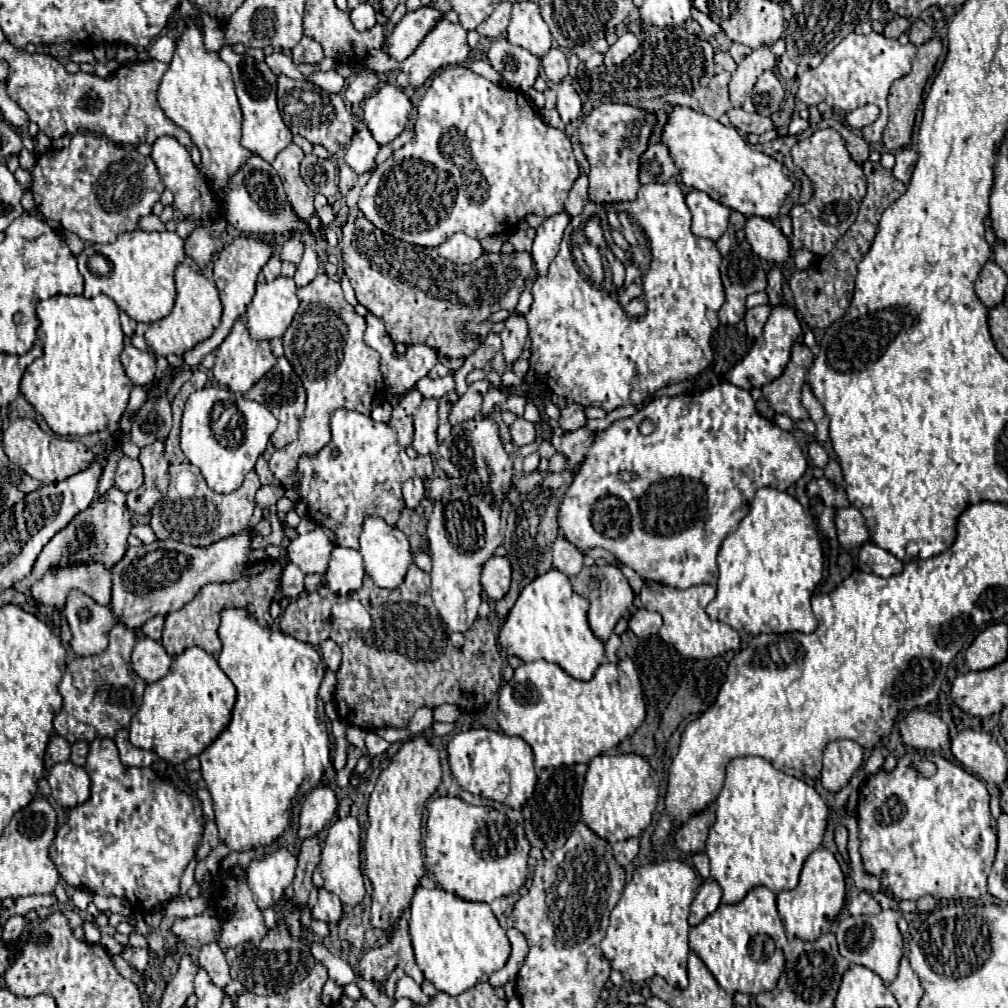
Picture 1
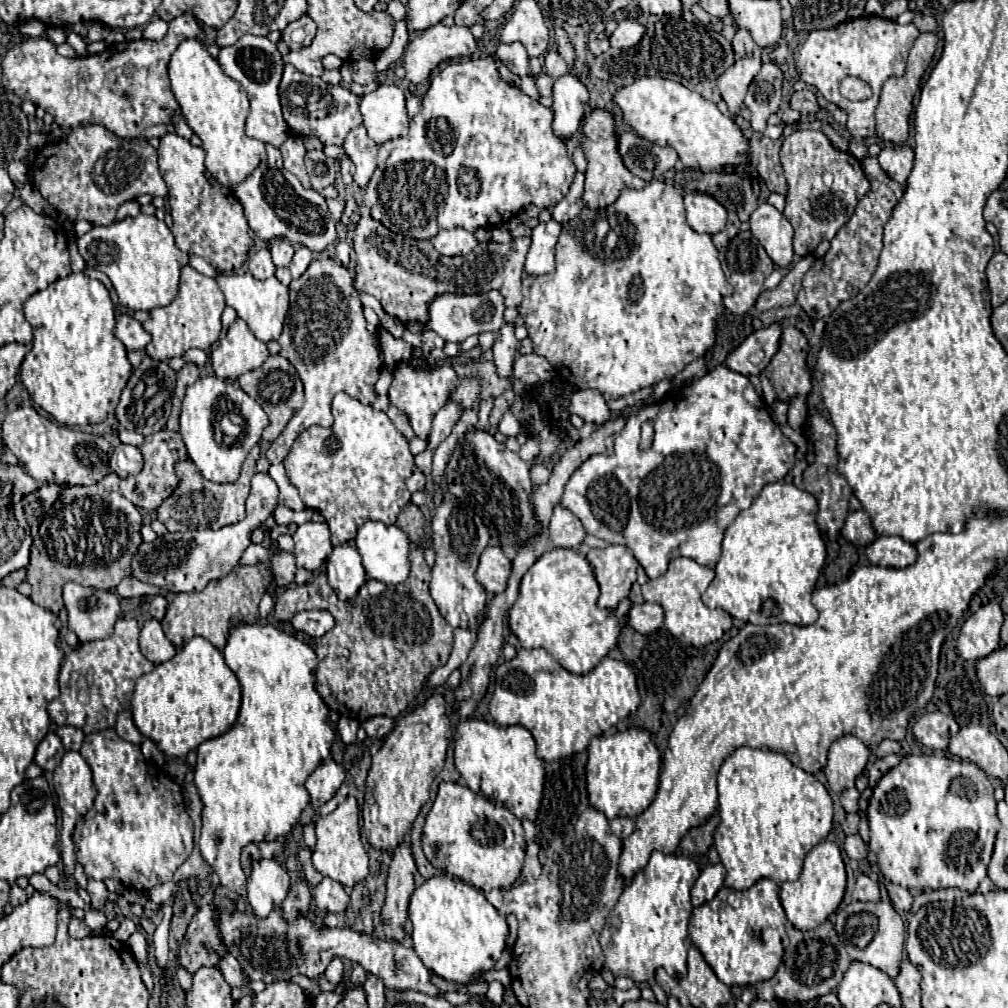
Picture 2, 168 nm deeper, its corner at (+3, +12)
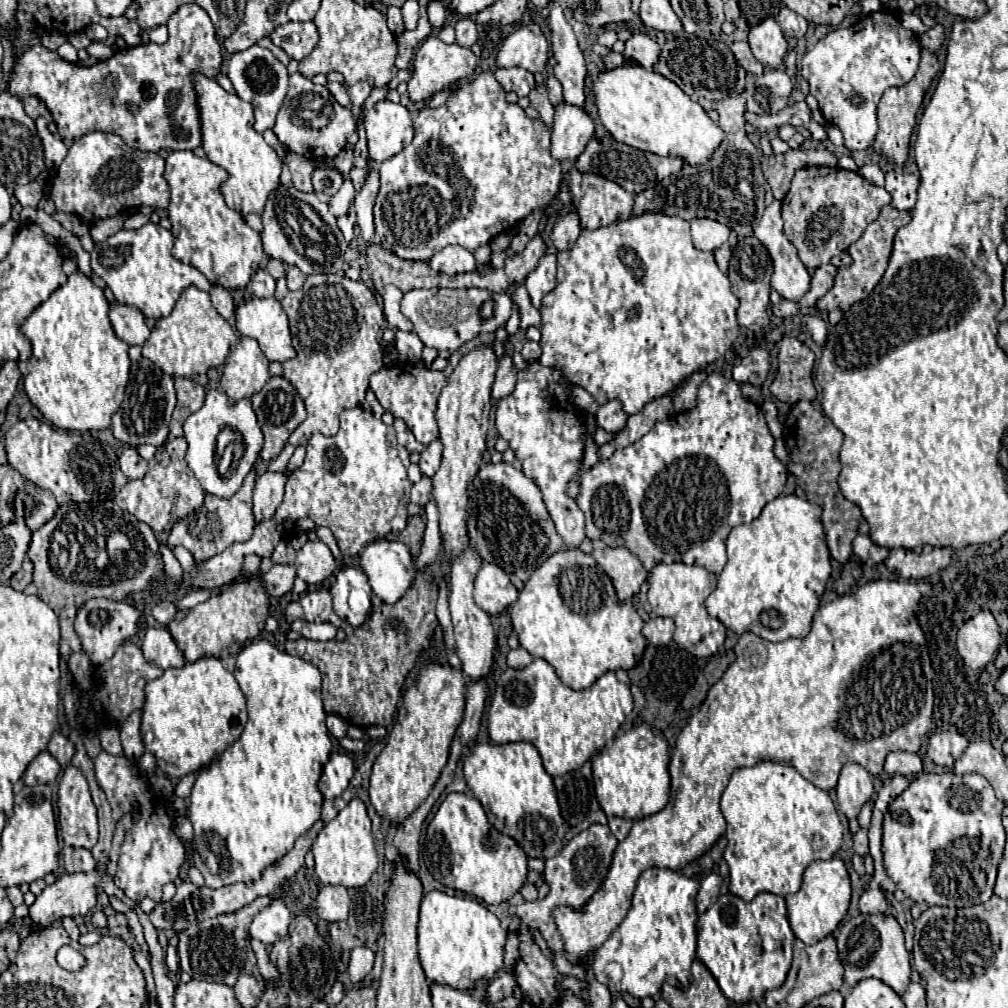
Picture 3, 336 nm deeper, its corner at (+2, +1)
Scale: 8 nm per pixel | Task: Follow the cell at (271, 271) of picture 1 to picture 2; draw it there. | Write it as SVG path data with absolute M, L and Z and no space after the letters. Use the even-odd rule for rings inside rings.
M262 248L258 252L254 252L250 258L248 258L248 270L254 278L258 280L266 280L270 276L274 276L276 272L276 266L270 258L270 250L268 248Z

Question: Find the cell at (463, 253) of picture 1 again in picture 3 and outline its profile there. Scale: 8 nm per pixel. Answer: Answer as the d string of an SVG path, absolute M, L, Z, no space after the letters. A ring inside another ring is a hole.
M447 245L429 259L429 265L435 271L441 271L447 275L457 275L457 273L473 271L475 259L473 259L471 251L463 249L461 245Z

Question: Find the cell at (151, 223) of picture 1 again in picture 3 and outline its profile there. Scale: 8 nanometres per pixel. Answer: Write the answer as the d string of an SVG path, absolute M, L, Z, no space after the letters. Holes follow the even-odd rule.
M115 215L115 217L111 217L111 219L103 219L103 221L95 223L95 225L91 227L91 237L93 237L93 241L95 241L95 243L101 243L103 239L107 239L107 237L111 237L113 233L121 231L121 229L123 229L123 223L125 223L125 215Z

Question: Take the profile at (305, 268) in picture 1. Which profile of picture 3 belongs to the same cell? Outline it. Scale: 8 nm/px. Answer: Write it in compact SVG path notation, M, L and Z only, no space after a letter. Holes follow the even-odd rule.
M287 267L287 287L291 291L301 289L303 283L305 283L305 279L307 279L307 275L299 267Z

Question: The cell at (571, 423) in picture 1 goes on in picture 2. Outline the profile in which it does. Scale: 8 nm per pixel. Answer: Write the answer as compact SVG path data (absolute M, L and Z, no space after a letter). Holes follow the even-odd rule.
M578 390L570 400L570 414L578 414L584 422L604 424L612 418L612 412L600 392L594 390Z

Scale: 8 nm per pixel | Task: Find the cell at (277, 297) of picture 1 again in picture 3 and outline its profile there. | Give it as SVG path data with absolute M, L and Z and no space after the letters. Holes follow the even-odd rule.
M243 297L237 305L235 305L235 319L237 319L237 331L241 335L253 337L257 339L261 351L265 353L265 357L269 361L287 361L291 359L291 355L295 355L293 347L291 347L291 333L289 333L289 323L287 323L287 315L281 307L281 303L275 297L267 297L267 299L259 299L259 297Z

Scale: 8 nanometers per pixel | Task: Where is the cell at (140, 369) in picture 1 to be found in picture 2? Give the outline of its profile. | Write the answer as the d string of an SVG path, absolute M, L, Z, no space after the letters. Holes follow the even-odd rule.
M116 314L114 336L124 342L126 350L144 350L144 346L150 342L150 334L130 314Z

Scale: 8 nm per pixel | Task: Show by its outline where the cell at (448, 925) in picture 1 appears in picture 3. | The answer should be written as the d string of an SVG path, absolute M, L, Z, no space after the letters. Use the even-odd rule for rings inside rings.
M431 891L419 911L419 961L429 981L449 985L457 991L473 989L477 981L491 979L503 969L503 947L507 931L499 919L475 899Z

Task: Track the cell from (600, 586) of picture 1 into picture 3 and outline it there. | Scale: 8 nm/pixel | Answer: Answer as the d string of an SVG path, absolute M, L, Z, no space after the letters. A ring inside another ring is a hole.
M625 547L595 549L591 555L597 561L597 565L609 575L617 591L619 603L633 599L633 595L639 593L641 583L649 575L645 567L639 563L639 559L635 559L635 555L631 555L631 551L627 551Z

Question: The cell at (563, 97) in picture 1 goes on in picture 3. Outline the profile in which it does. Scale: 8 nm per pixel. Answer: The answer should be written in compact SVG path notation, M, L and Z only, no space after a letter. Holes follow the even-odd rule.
M565 101L555 107L551 135L551 155L555 155L555 159L575 161L585 151L585 145L591 137L593 121L585 109Z

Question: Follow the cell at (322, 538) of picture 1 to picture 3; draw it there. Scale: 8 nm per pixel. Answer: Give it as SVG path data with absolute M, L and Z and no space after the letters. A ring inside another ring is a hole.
M315 539L307 541L299 551L295 559L297 577L301 577L305 583L321 583L335 571L337 563L329 551L329 547Z

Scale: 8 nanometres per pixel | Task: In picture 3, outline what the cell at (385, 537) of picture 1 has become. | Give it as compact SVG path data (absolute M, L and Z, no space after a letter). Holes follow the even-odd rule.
M373 541L361 551L361 569L383 603L399 601L415 579L413 557L401 541Z

